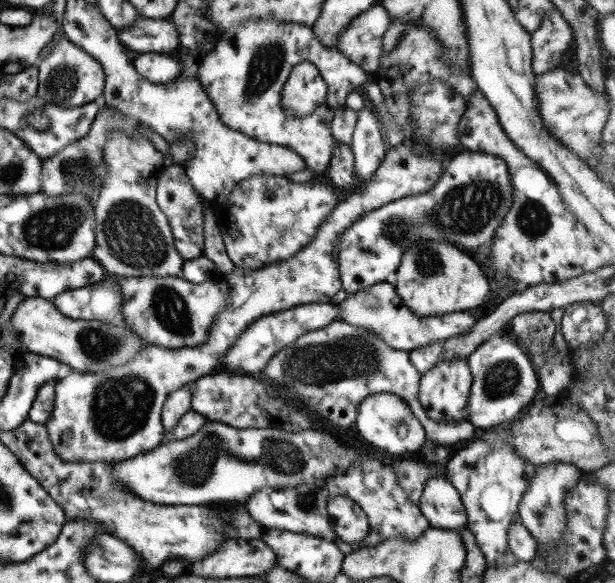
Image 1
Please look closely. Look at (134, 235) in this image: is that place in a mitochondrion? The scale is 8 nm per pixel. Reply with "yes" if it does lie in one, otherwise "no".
yes

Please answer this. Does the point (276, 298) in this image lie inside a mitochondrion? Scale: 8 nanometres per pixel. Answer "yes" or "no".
no

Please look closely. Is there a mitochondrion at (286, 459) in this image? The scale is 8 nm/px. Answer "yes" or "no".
yes

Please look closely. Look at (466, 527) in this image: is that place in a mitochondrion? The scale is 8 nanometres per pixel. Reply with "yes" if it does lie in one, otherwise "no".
no

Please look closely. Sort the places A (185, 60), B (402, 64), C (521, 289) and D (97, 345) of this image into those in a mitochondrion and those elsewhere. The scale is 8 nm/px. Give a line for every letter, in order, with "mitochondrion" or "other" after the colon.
A: other
B: mitochondrion
C: other
D: mitochondrion

